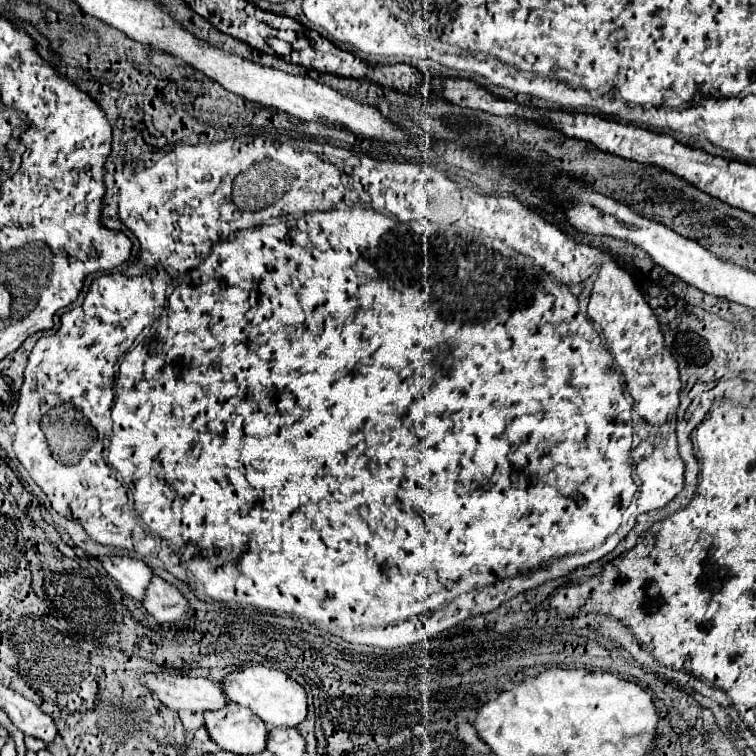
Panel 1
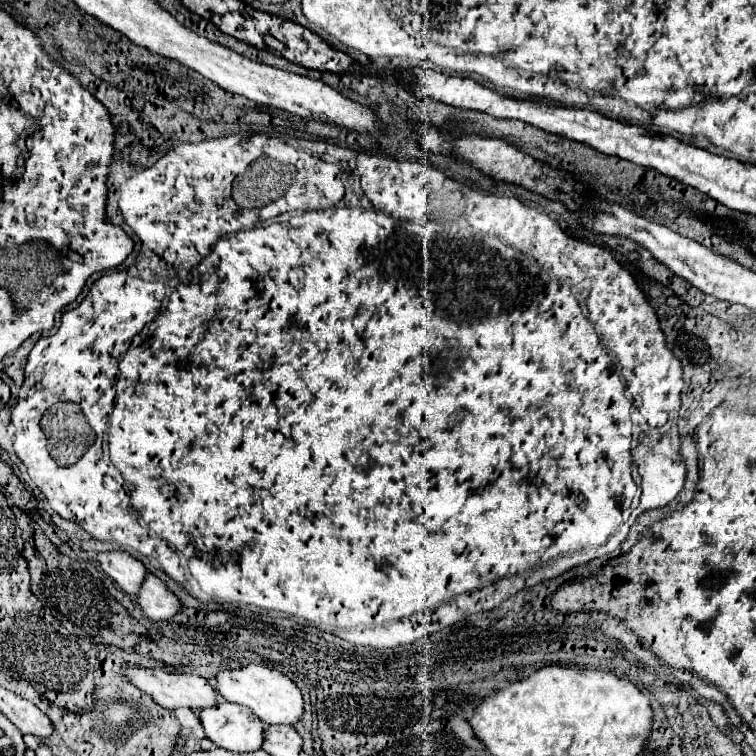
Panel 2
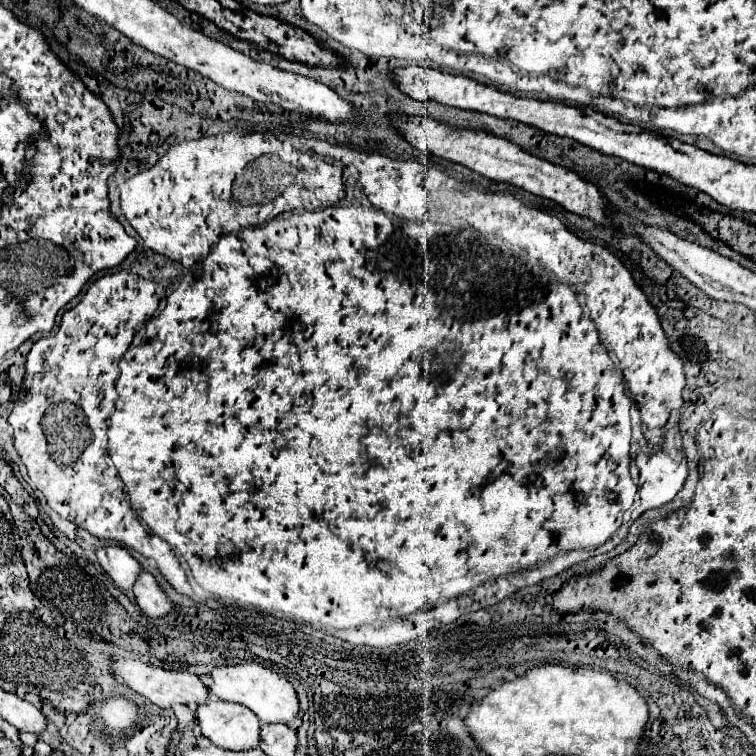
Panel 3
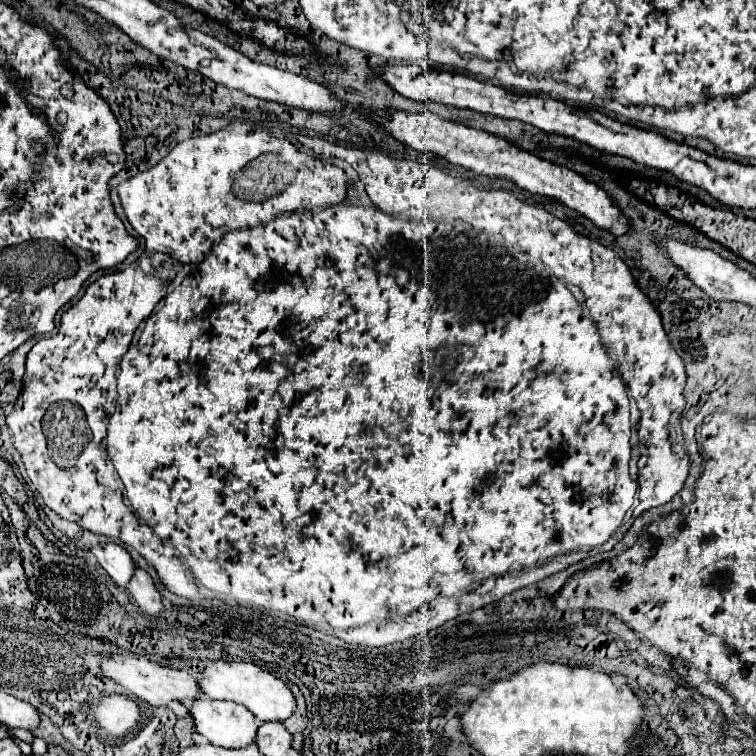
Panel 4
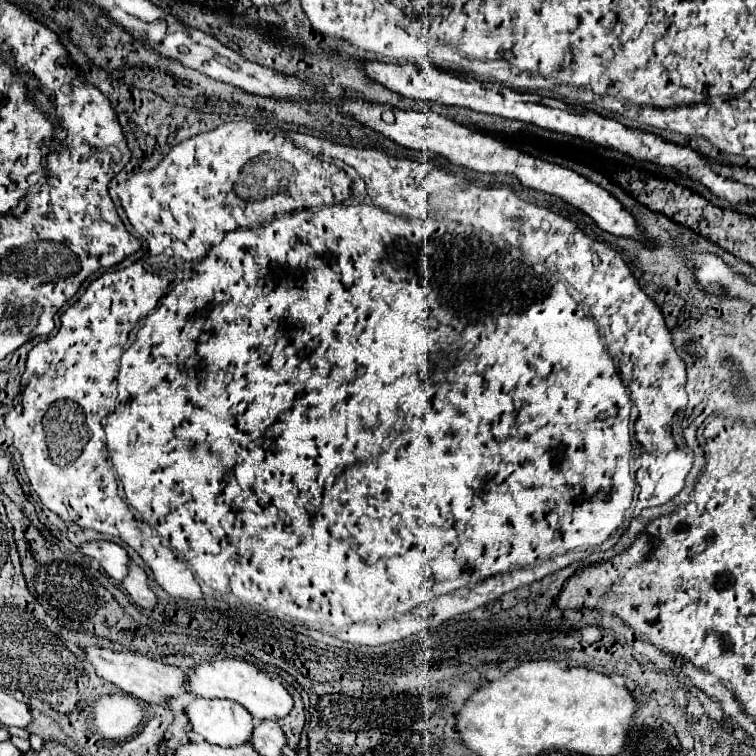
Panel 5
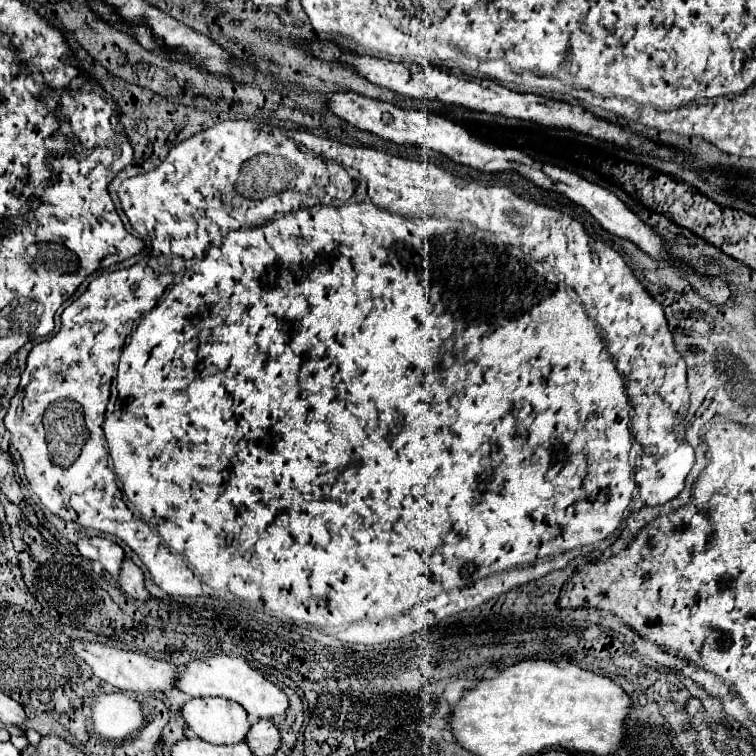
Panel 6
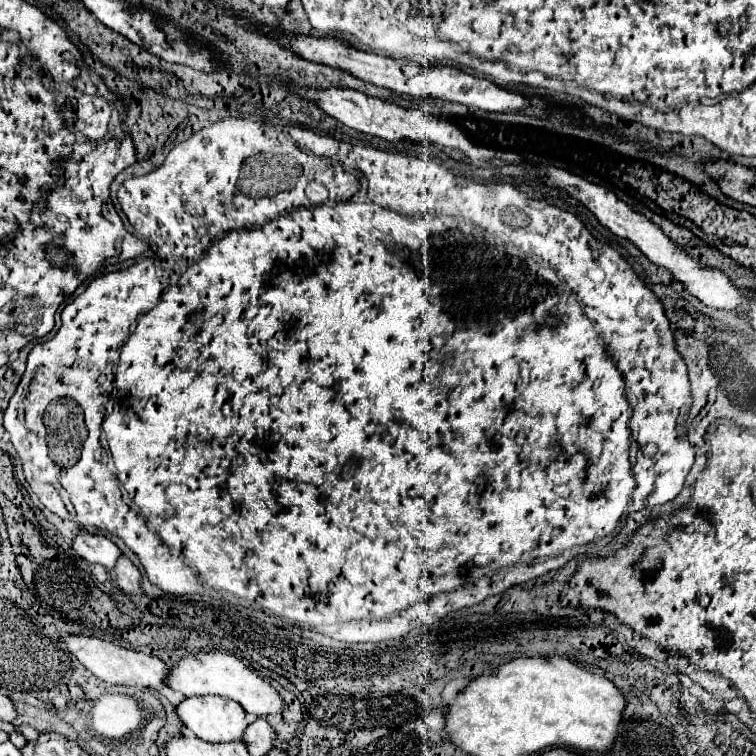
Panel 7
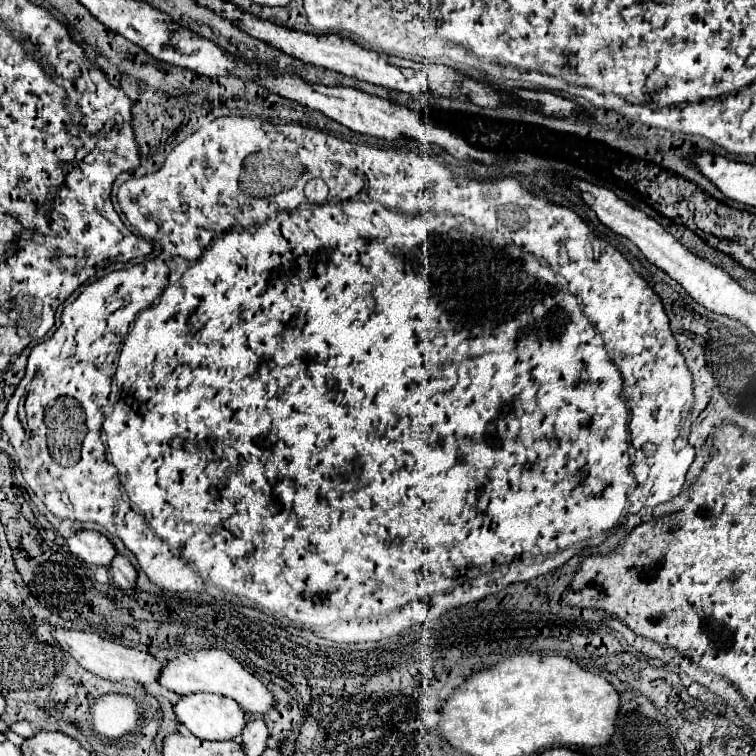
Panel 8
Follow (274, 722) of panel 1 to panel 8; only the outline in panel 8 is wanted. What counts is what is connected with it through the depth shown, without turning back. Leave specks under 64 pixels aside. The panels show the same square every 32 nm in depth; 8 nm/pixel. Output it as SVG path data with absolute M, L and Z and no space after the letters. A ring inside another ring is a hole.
M192 650L180 654L176 660L164 664L160 674L160 684L184 696L192 692L212 692L212 694L232 698L242 706L246 714L266 714L278 708L274 694L252 672L248 672L236 658L232 658L224 650Z

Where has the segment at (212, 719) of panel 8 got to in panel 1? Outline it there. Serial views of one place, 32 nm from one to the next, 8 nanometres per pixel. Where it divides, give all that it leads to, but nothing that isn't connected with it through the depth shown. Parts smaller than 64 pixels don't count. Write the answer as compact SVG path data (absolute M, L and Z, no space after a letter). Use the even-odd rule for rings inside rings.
M228 704L218 712L206 712L206 730L210 738L234 754L260 754L266 750L268 726L240 704Z

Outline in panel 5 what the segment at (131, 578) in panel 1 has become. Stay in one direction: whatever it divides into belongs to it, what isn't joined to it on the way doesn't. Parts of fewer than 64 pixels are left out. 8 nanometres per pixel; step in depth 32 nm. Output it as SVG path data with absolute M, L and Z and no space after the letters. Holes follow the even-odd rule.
M102 540L102 542L90 542L82 546L82 552L96 558L100 566L116 580L116 584L122 584L124 578L128 576L130 568L130 556L126 550L114 542Z

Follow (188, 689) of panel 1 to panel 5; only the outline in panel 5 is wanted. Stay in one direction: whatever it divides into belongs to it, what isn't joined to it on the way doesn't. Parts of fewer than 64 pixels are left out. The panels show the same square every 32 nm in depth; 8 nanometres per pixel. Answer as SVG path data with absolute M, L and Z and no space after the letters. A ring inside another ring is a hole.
M88 646L88 648L84 648L84 652L92 660L92 664L96 666L98 676L102 676L104 680L116 684L124 692L128 692L128 694L132 694L132 696L136 696L136 698L140 698L144 702L166 704L174 696L190 694L188 688L184 688L184 672L180 668L176 668L176 666L150 660L150 658L142 656L142 654L114 652L114 650L96 648L96 646Z

